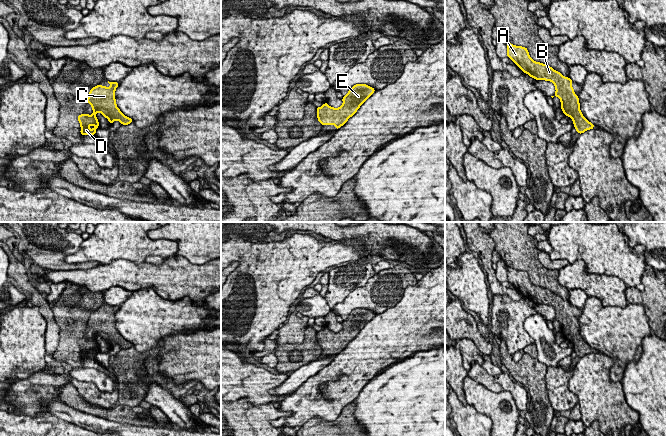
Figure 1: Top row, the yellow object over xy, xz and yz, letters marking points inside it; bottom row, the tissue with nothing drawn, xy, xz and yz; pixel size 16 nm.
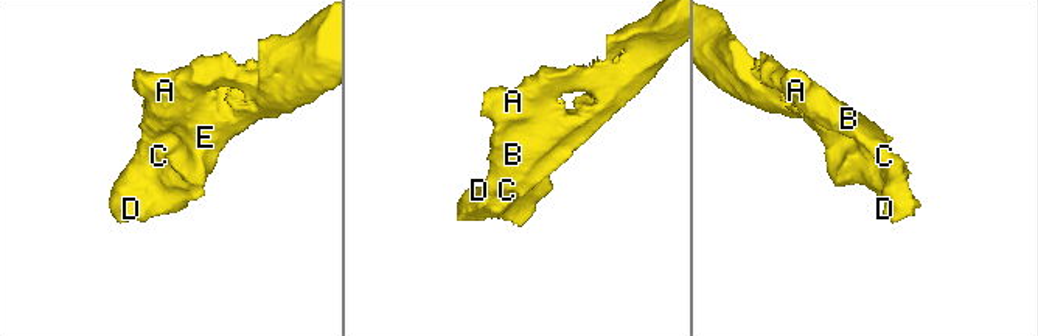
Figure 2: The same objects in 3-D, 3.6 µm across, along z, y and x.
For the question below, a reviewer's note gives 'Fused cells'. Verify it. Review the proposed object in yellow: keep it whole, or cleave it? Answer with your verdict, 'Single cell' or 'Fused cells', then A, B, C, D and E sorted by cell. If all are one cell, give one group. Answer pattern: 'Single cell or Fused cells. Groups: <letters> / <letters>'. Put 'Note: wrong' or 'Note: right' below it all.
Single cell. Groups: A B C D E
Note: wrong

